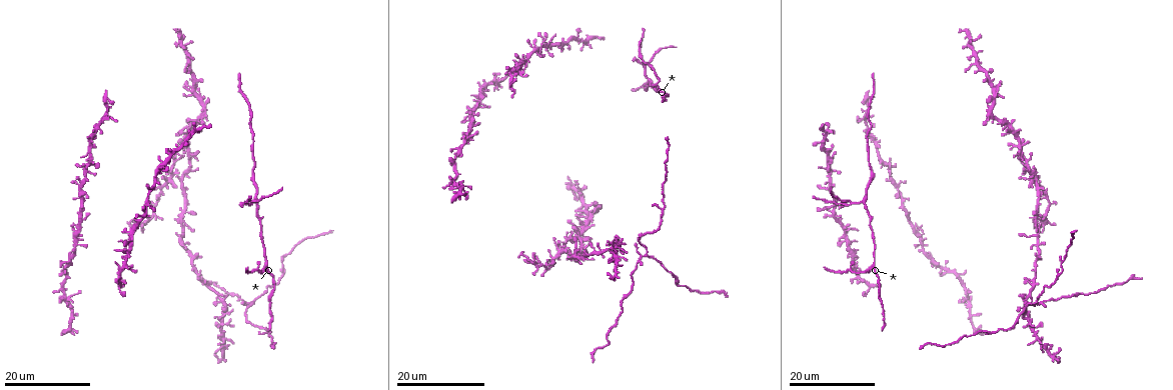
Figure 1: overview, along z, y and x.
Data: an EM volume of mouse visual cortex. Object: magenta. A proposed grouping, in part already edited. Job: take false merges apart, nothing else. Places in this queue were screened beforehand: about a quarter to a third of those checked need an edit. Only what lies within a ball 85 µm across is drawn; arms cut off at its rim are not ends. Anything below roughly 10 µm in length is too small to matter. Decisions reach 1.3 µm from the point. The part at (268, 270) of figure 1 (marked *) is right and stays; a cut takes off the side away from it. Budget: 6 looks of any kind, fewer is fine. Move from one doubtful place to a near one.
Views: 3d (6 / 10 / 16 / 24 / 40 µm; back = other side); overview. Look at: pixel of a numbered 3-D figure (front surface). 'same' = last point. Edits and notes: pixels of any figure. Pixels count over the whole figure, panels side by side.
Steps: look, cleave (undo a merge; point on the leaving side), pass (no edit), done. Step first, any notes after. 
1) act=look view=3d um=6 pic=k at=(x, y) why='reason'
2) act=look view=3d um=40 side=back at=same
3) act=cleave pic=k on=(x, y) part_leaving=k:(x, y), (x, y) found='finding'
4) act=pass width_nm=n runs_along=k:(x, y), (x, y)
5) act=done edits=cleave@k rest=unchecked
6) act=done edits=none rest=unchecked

act=look view=3d um=16 pic=1 at=(852, 204)

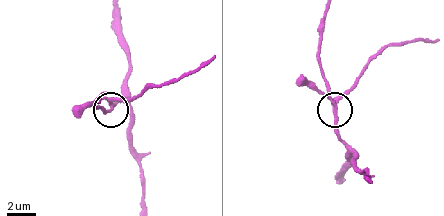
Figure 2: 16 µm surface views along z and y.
act=look view=3d um=6 pic=2 at=(109, 102)

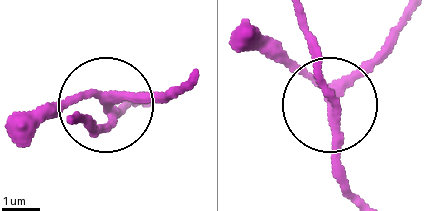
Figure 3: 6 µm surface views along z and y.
act=pass width_nm=230 runs_along=3:(129, 109), (78, 99), (34, 135) found='continuous, no second cell'

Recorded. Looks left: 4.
act=look view=3d um=16 pic=1 at=(246, 304) why='arms part here'

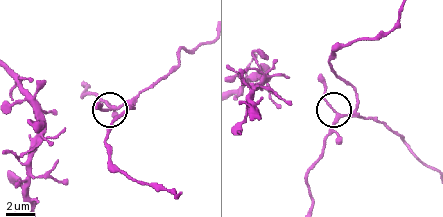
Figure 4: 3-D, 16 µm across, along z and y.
act=look view=3d um=10 pic=4 at=(114, 107)

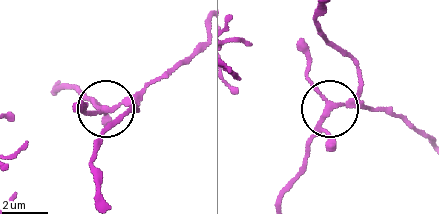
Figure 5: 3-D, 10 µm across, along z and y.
act=pass side_arm_um=33 found='continuous, no second cell'

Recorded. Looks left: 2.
act=done edits=none rest=unchecked

